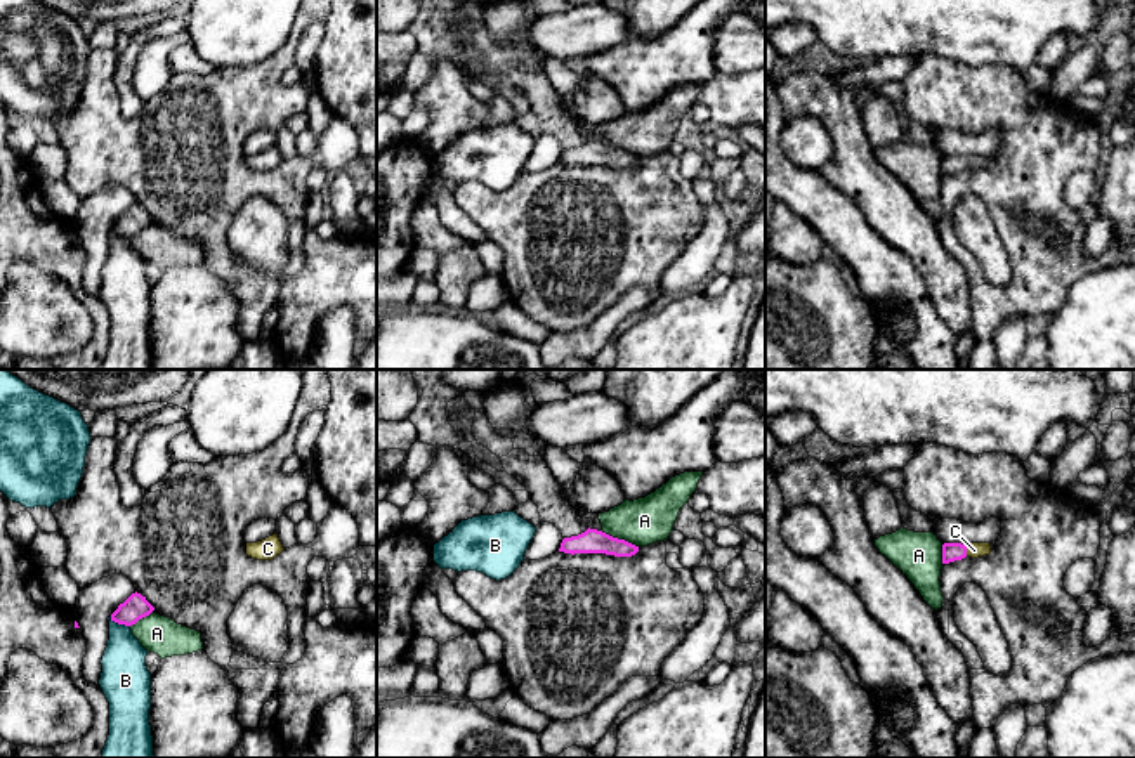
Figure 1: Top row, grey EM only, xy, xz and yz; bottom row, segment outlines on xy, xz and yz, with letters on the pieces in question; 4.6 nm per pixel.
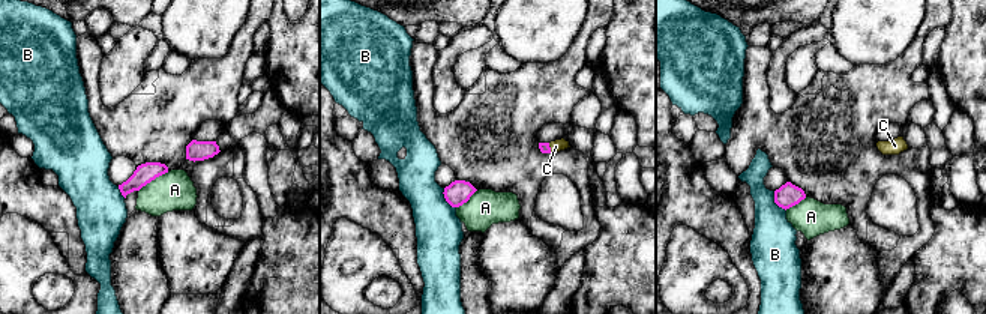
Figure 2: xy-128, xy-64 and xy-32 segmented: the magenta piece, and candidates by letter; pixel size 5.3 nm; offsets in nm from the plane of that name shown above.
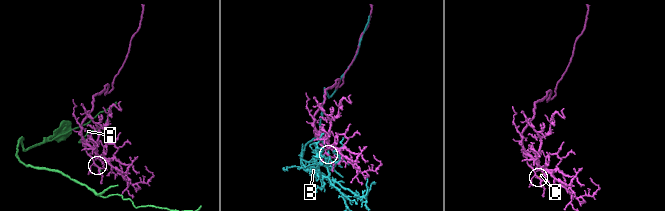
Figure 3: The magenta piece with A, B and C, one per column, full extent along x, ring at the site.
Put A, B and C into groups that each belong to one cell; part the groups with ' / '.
A / B / C

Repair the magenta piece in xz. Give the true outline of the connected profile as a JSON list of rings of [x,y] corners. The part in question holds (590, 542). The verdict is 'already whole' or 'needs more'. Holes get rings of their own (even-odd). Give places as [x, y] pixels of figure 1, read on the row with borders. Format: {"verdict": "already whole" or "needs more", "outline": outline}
{"verdict": "already whole", "outline": [[[588,527],[585,533],[578,536],[564,538],[559,552],[571,555],[606,553],[614,557],[632,557],[639,552],[639,546]]]}

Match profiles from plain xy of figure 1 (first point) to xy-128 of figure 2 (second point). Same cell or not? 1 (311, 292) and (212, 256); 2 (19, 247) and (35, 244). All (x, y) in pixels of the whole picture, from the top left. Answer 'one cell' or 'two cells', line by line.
1: two cells
2: two cells

